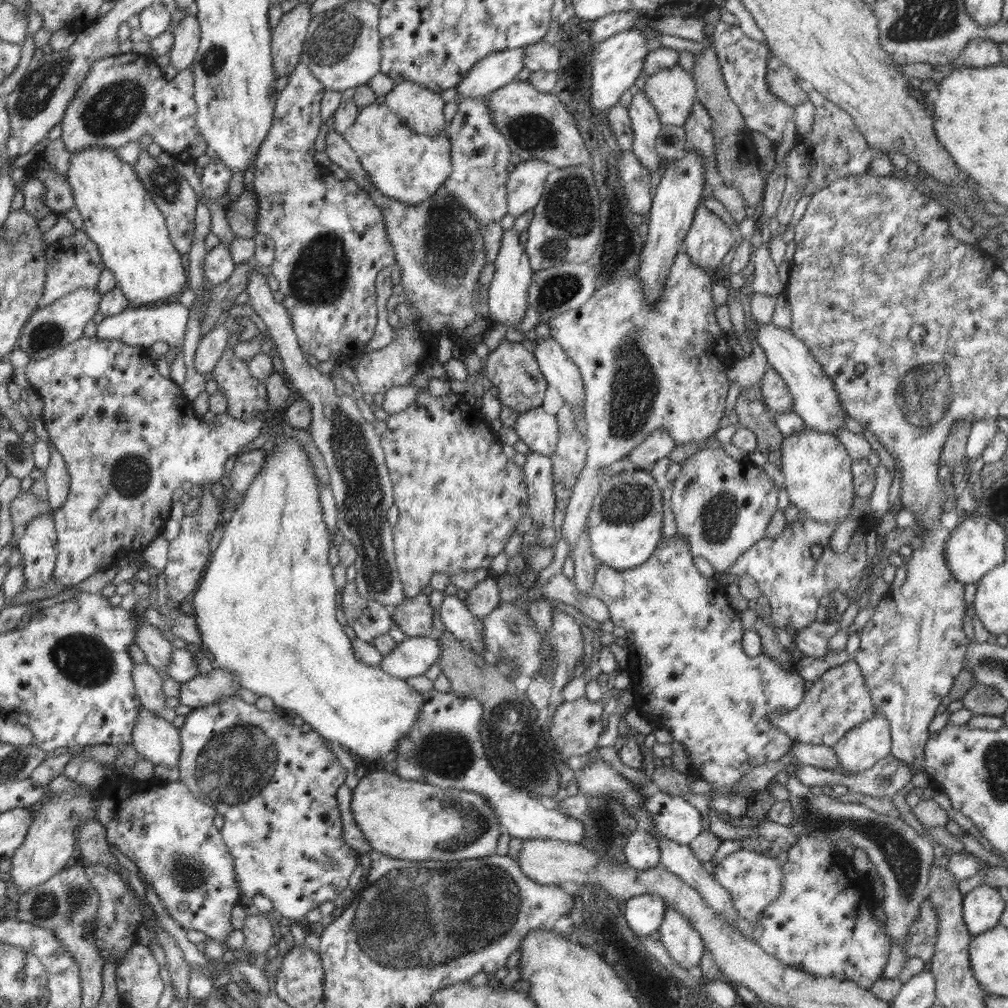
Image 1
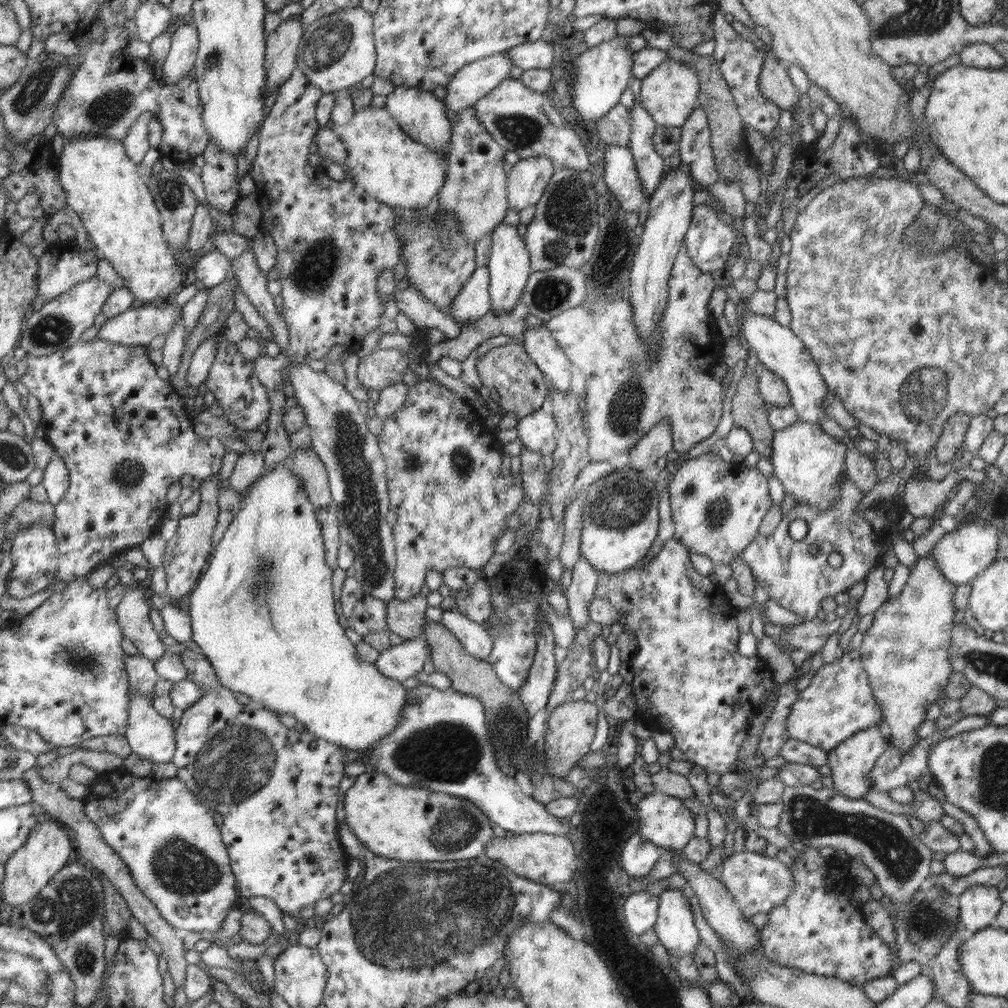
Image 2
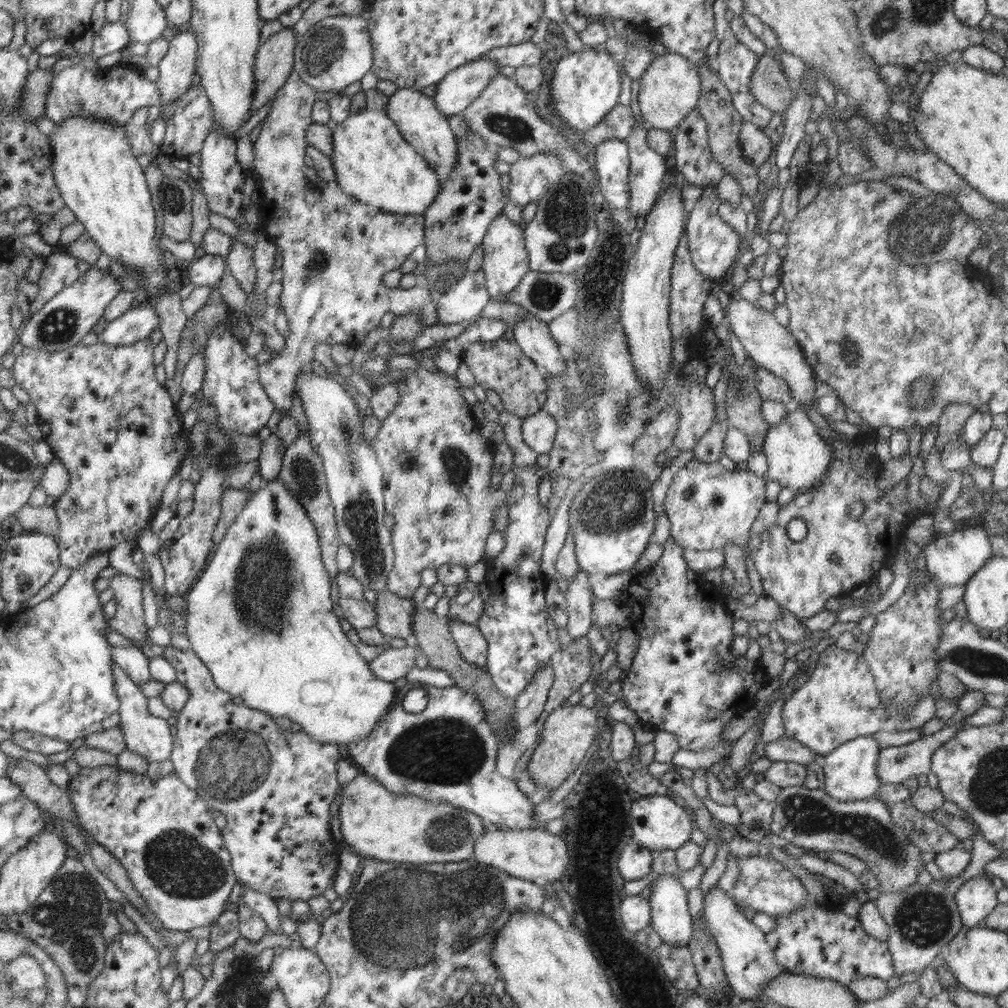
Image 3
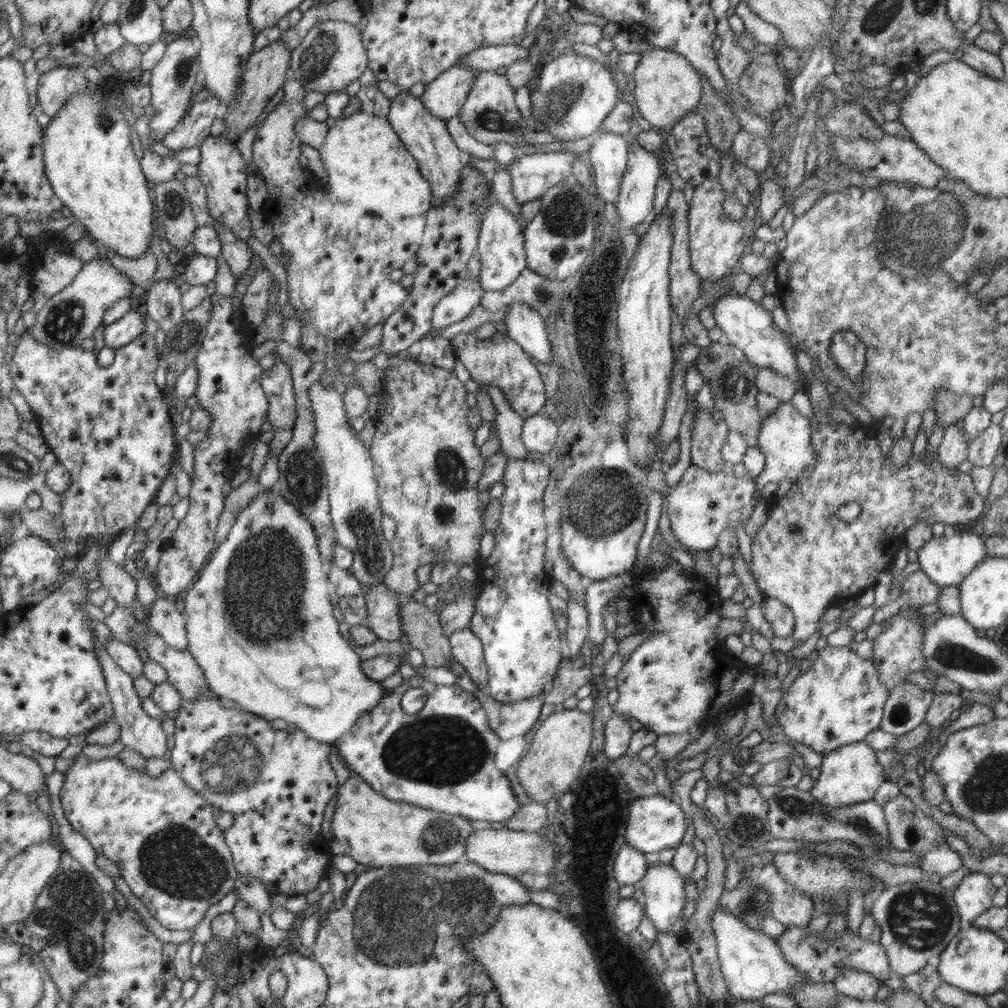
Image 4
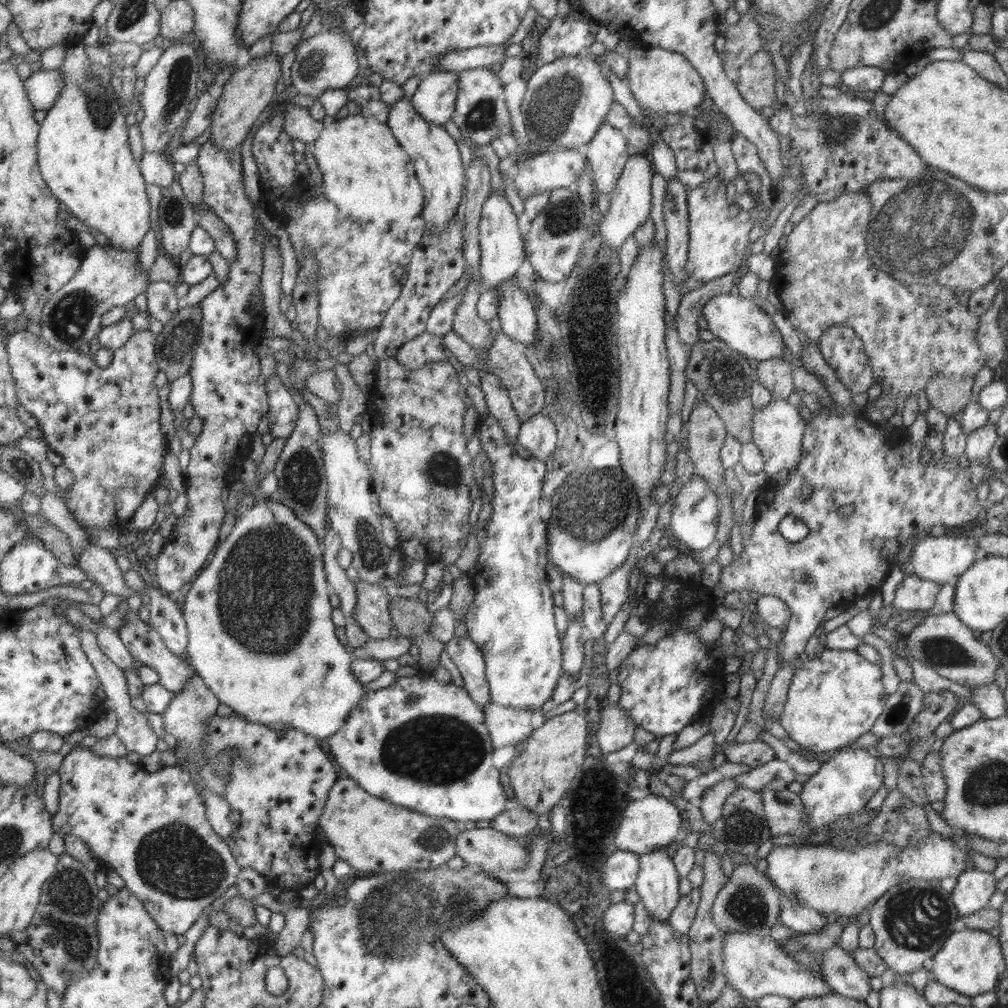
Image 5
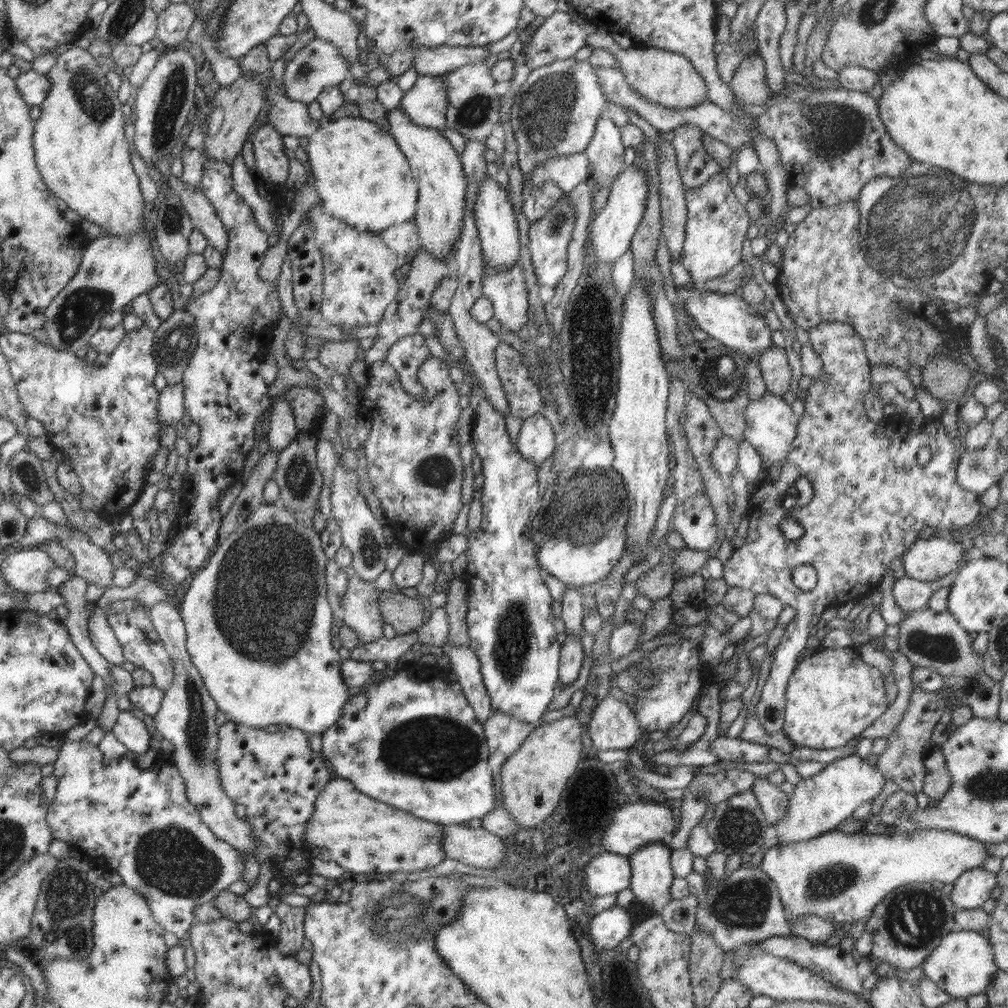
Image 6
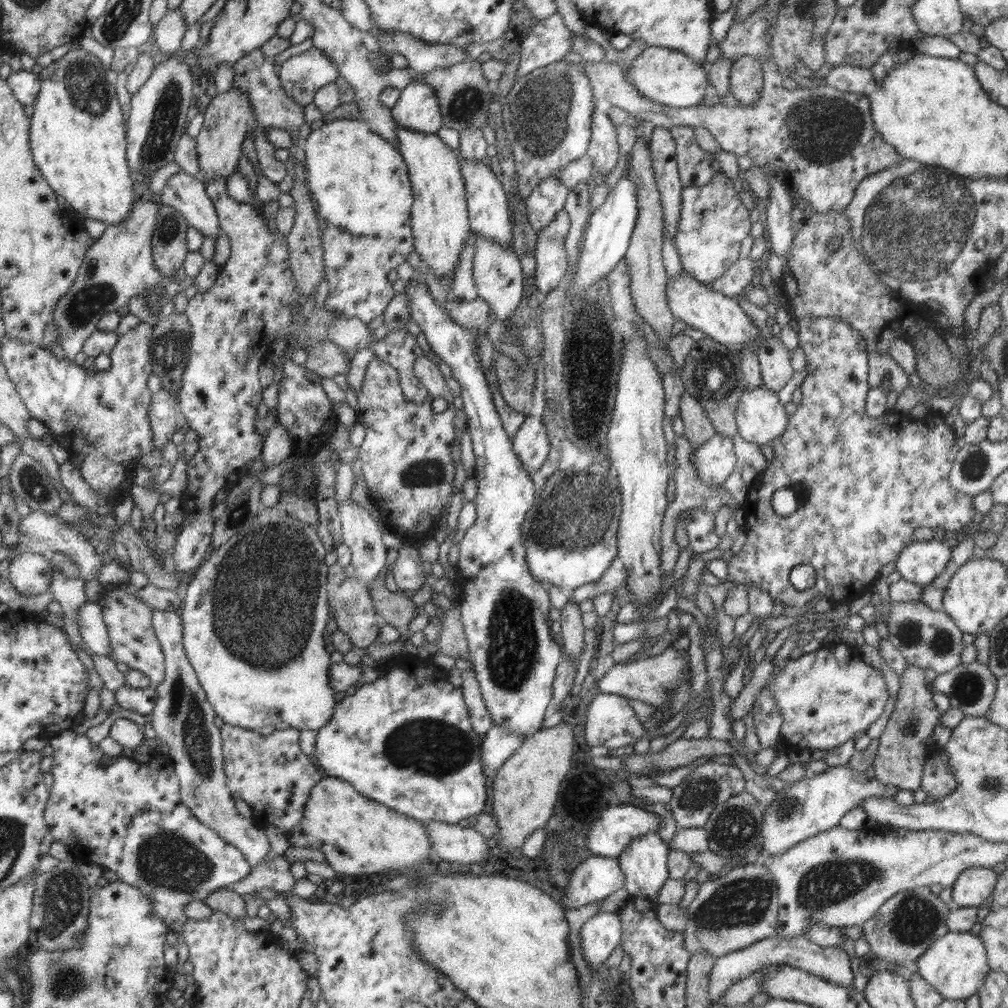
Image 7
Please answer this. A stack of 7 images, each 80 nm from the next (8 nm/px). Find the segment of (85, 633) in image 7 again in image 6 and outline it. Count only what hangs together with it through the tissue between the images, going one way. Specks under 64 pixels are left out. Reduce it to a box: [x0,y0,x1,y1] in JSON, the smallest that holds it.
[87,606,126,665]

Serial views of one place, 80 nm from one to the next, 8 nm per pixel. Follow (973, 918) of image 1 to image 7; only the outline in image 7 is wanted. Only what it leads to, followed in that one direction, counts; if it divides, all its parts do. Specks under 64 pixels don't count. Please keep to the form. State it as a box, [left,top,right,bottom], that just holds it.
[952,867,997,908]

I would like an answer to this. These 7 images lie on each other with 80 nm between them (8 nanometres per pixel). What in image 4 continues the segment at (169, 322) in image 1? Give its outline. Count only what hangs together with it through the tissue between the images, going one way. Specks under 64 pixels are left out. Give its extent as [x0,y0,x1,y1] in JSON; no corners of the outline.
[104,309,145,349]

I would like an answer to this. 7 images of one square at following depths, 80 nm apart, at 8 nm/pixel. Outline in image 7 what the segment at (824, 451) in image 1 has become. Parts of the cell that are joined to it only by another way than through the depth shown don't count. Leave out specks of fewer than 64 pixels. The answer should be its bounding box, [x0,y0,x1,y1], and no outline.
[735,385,788,452]

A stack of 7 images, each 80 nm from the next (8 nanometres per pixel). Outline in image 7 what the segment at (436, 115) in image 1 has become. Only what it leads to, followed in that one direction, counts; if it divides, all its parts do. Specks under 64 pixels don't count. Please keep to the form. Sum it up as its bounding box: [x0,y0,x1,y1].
[396,126,471,276]

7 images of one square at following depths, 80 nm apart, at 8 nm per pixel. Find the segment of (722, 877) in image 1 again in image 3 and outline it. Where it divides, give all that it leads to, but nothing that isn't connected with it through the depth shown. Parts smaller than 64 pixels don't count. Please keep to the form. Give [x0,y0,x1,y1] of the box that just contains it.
[734,856,809,918]

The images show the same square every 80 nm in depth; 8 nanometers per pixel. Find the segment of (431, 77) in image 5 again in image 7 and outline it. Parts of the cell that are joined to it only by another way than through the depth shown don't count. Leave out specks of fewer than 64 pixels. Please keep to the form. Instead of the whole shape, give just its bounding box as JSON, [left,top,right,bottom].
[392,80,443,134]

